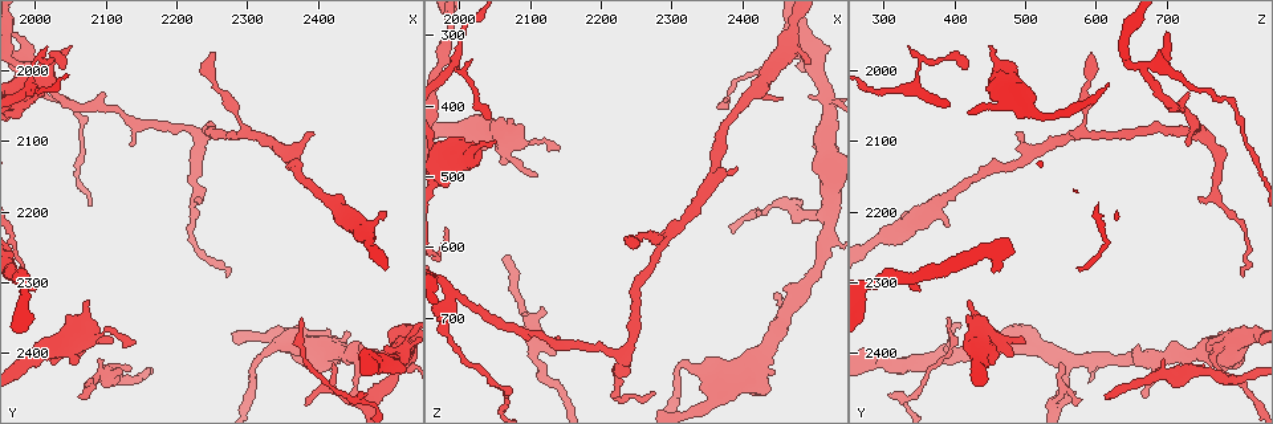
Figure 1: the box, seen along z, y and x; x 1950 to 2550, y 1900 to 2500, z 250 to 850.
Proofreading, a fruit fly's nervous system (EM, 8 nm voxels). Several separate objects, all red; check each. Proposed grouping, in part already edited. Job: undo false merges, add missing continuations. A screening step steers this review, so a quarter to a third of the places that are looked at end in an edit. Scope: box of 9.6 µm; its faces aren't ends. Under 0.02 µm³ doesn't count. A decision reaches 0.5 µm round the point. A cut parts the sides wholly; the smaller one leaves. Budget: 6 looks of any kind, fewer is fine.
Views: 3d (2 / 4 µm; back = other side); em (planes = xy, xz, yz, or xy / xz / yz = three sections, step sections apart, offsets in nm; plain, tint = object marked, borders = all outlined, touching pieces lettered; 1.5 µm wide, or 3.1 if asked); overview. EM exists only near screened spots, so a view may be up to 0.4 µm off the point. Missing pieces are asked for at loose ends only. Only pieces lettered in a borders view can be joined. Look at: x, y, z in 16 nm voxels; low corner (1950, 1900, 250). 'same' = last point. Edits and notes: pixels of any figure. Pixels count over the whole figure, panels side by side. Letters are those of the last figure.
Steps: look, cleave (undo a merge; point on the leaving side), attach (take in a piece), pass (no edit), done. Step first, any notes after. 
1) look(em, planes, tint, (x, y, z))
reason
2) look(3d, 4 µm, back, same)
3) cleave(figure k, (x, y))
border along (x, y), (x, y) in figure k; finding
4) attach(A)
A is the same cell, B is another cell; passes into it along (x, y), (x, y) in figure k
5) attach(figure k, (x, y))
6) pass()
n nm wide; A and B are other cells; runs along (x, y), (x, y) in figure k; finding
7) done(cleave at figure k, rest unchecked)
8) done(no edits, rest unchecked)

look(3d, 2 µm, (1990, 1995, 665))
looks like a crossing

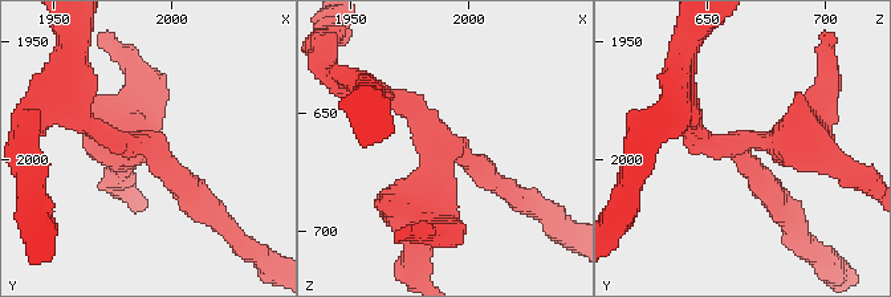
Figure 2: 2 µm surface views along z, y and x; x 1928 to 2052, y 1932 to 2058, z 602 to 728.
look(em, planes, tint, (1990, 1995, 662))
4 arms

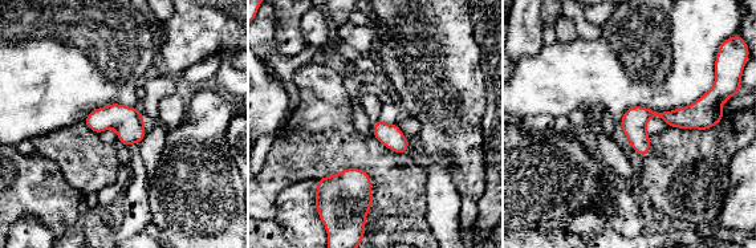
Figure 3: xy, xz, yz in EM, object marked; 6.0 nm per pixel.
look(em, planes, borders, same)
see the neighbours

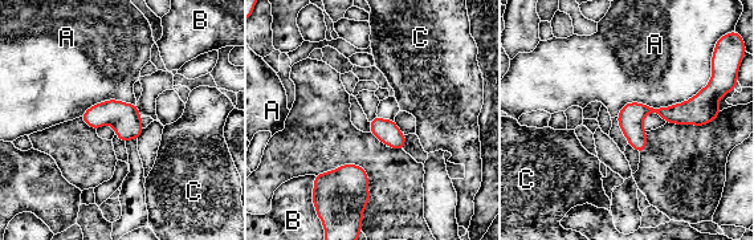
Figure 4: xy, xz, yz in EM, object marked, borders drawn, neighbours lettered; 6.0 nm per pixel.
pass()
A, B and C are other cells; continuous, no second neuron

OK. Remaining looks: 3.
look(em, yz, step 4, borders, (2065, 2465, 615))

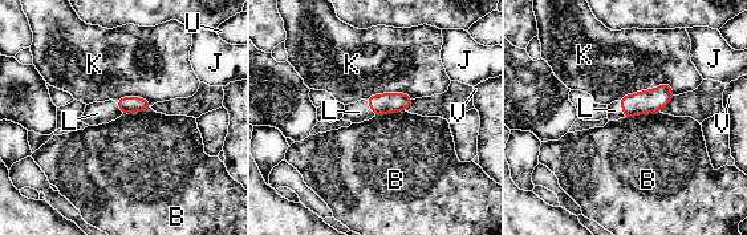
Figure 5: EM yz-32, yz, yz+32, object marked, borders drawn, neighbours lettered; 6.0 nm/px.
attach(L)
L is the same cell, B, J, K, U and V are other cells; passes into it along (386, 102), (370, 108), (358, 112) in figure 5; it goes on there

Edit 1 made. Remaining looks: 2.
look(em, xz, step 8, borders, (2070, 2325, 420))
an open end

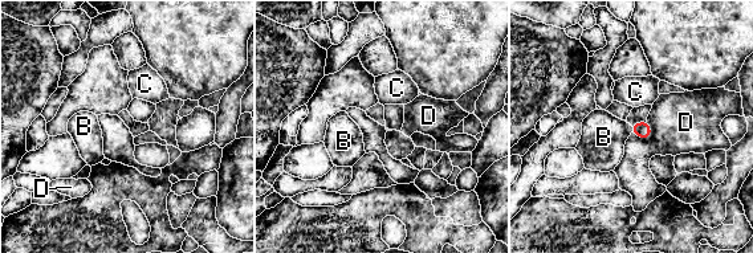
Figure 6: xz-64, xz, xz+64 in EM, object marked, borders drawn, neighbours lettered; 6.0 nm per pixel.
pass()
B, C and D are other cells; border along (652, 130), (647, 138), (631, 131) in figure 6; none of them fits

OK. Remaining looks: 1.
done(attach at figure 5, rest unchecked)

